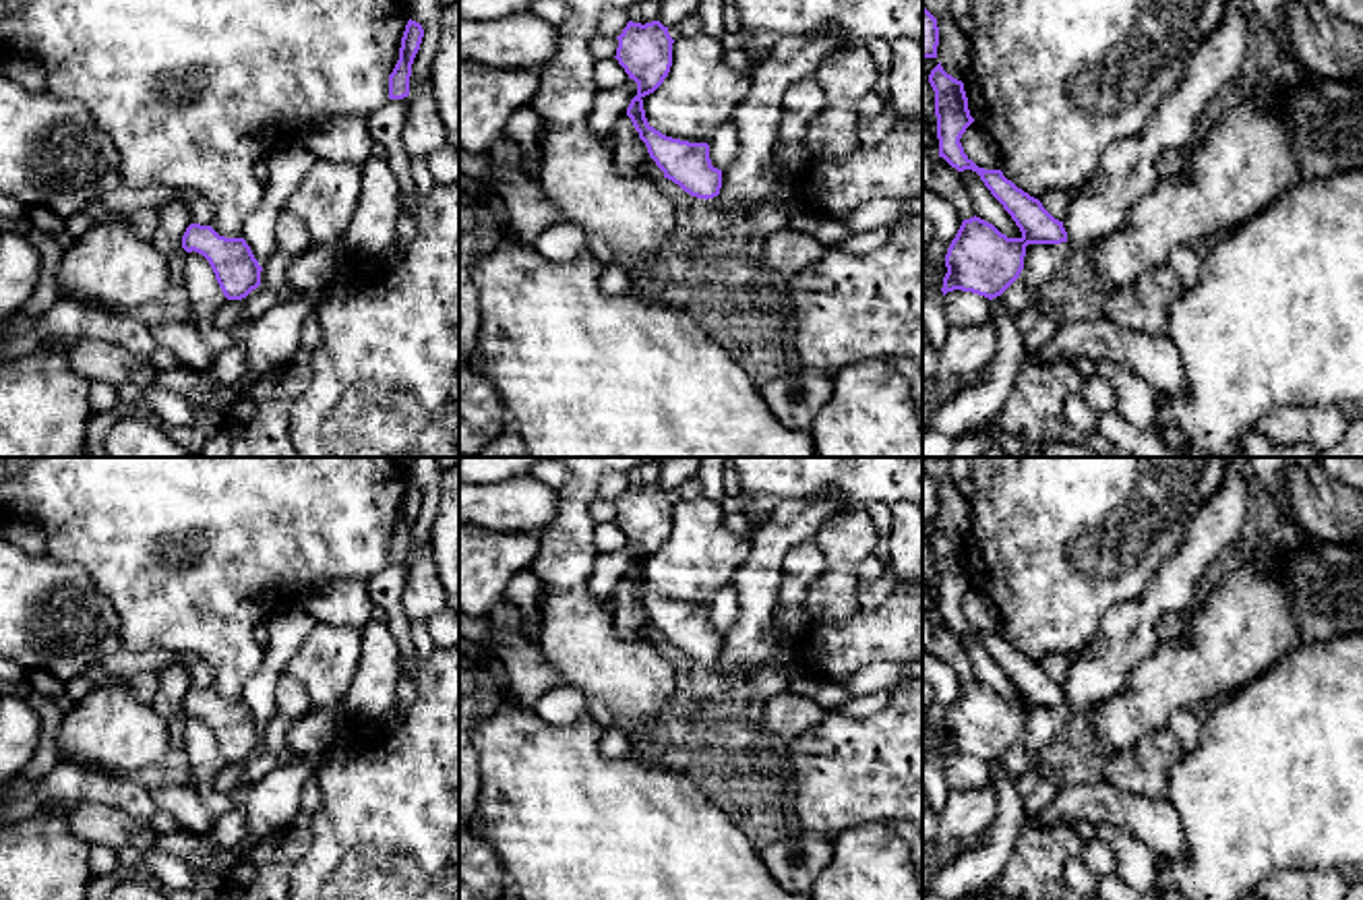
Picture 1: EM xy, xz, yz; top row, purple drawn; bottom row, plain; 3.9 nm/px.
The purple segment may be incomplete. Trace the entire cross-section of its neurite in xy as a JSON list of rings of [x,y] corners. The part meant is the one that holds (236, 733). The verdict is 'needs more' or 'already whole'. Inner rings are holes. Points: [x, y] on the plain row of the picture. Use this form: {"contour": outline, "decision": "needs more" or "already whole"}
{"contour": [[[190,687],[182,699],[182,712],[209,724],[228,763],[242,763],[261,749],[263,730],[244,701],[225,701],[211,689]]], "decision": "already whole"}

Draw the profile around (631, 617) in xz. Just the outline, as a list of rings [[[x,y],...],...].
[[[627,573],[614,592],[616,608],[614,608],[614,625],[616,631],[625,637],[637,635],[645,637],[645,625],[649,621],[645,606],[639,602]]]

